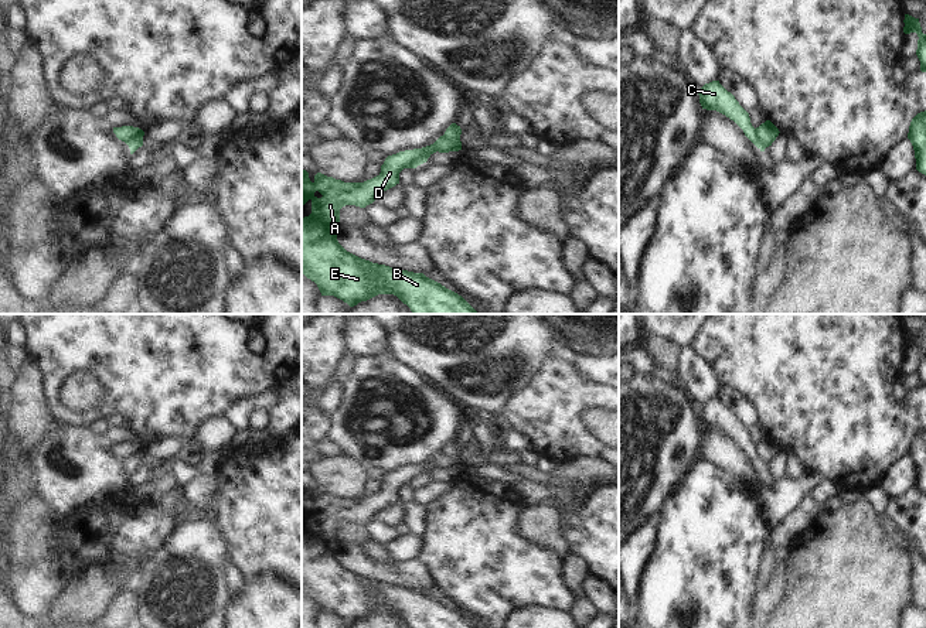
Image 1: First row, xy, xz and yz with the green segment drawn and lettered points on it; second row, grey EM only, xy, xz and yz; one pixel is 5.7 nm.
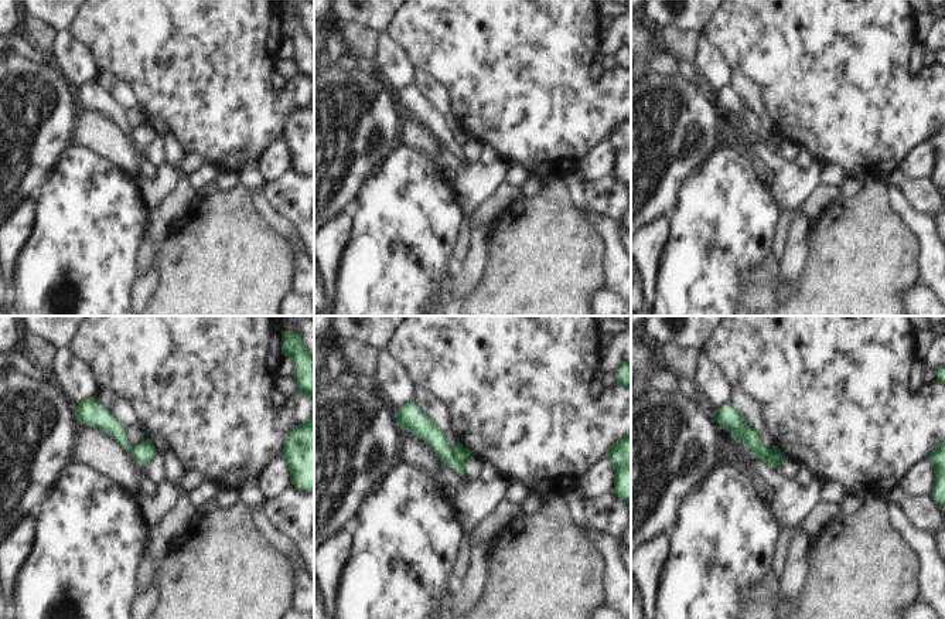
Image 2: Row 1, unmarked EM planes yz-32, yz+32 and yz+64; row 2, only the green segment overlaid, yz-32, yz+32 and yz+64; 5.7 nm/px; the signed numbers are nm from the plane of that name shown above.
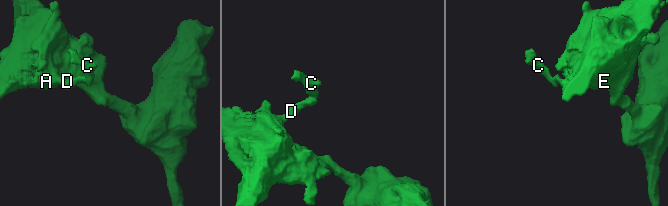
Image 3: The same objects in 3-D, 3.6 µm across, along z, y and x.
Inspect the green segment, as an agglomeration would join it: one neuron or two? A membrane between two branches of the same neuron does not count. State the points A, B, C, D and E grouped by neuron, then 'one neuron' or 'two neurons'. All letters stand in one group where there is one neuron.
A B D E / C | two neurons

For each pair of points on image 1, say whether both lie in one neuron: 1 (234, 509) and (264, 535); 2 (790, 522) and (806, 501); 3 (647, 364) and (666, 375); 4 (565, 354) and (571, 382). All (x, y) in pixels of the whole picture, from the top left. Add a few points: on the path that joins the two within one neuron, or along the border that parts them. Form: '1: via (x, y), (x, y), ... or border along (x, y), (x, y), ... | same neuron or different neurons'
1: via (241, 512), (256, 528) | same neuron
2: via (796, 516), (806, 507) | same neuron
3: via (652, 368), (661, 374) | same neuron
4: border along (550, 358), (572, 361) | different neurons

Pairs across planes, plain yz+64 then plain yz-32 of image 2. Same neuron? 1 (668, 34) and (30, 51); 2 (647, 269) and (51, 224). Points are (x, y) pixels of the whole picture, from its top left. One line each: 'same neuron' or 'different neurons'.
1: different neurons
2: different neurons

